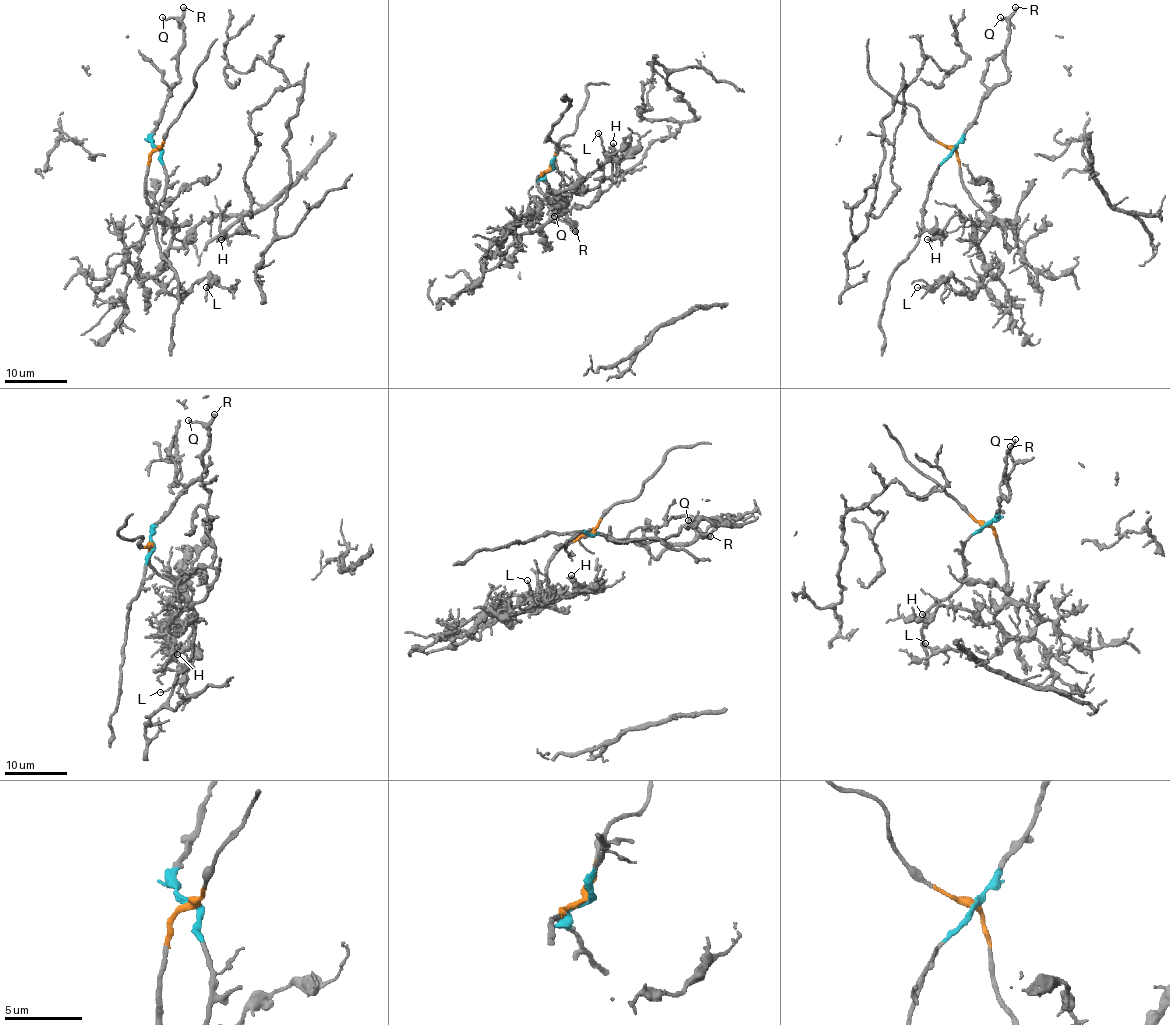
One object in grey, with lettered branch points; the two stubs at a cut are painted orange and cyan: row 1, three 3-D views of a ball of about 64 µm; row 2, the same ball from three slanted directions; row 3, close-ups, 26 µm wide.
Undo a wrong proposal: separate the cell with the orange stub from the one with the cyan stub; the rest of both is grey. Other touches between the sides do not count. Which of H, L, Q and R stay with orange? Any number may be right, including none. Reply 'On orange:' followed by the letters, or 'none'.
On orange: H, L

